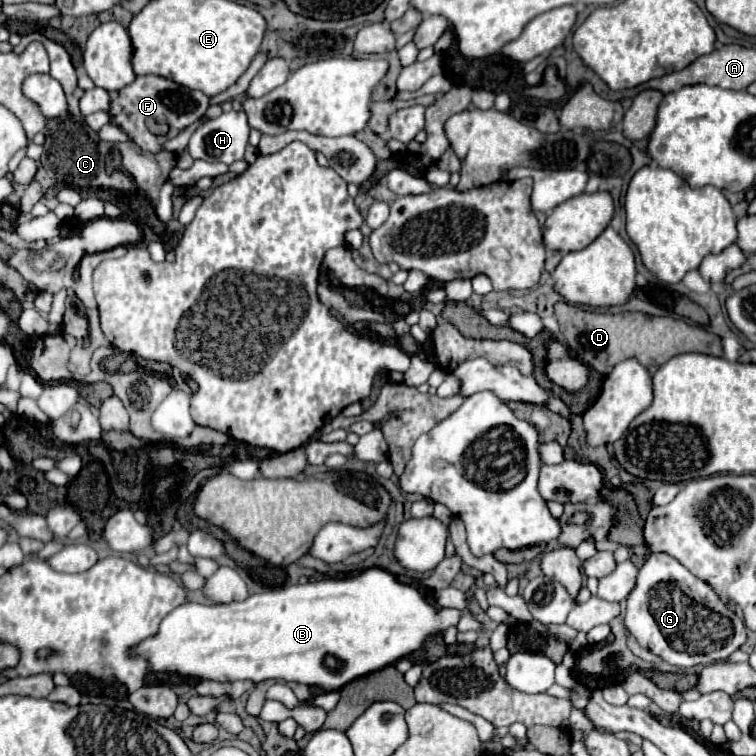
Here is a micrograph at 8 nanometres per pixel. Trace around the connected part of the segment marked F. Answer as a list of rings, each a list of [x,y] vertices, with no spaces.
[[[138,75],[134,83],[118,91],[110,103],[110,123],[120,127],[128,139],[138,143],[142,151],[160,153],[164,143],[184,131],[190,123],[202,117],[208,109],[208,97],[202,91],[192,91],[158,75]]]

